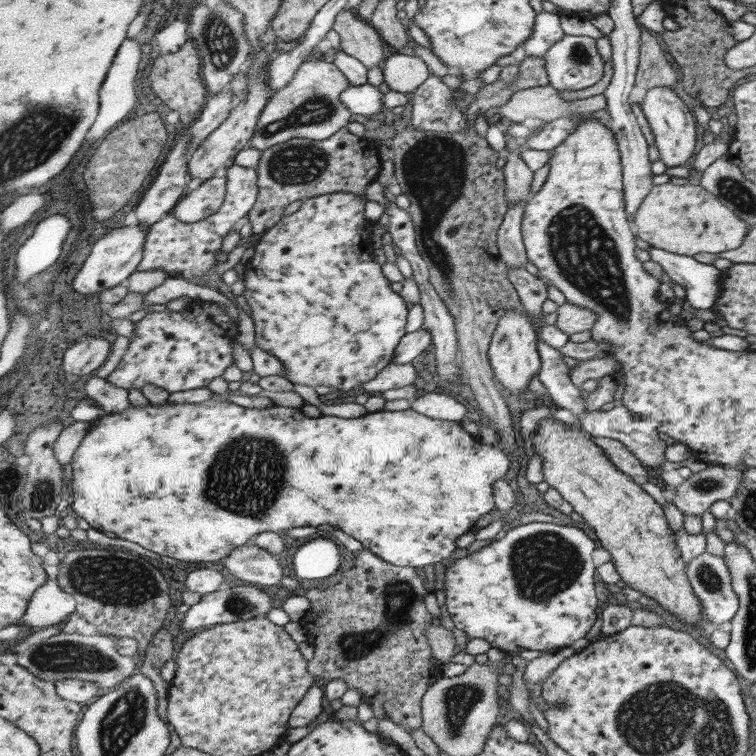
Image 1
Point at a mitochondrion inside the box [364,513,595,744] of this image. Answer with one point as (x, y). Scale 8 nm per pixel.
(543, 565)

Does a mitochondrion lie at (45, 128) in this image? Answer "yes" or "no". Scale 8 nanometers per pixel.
yes

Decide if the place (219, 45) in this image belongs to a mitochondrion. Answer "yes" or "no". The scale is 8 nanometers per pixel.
yes

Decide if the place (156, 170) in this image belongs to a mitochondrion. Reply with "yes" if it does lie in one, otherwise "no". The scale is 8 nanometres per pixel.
no

